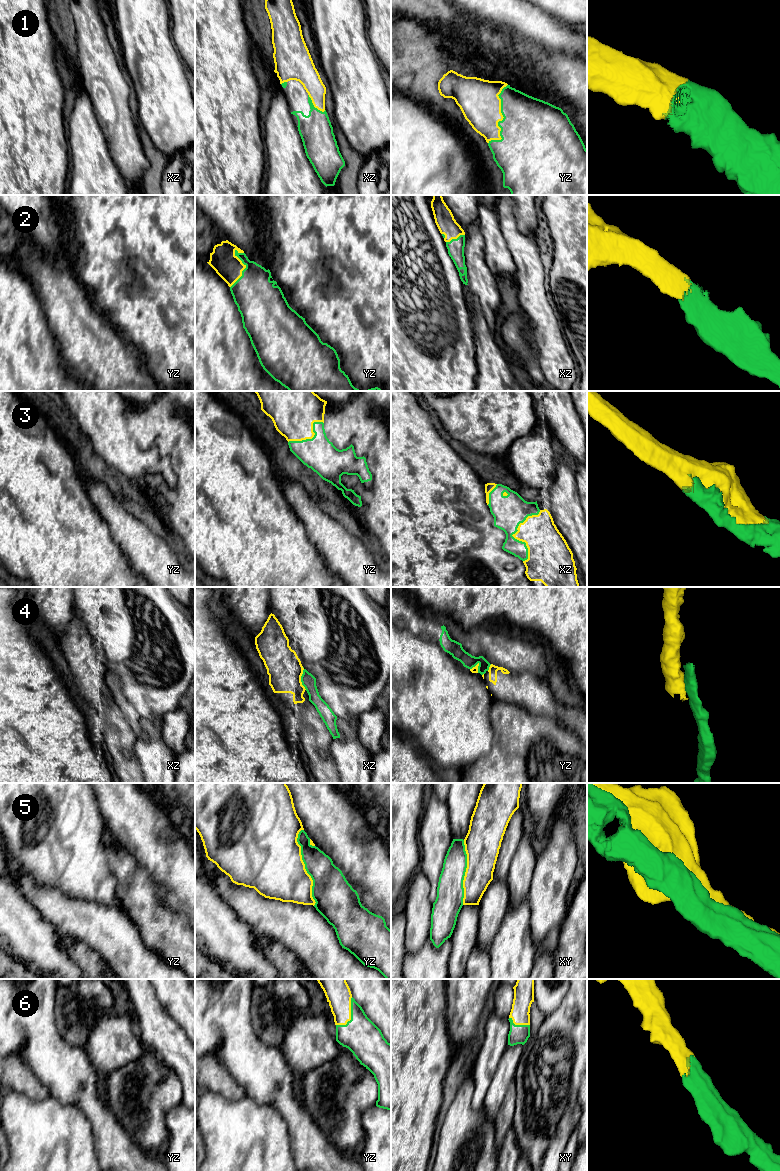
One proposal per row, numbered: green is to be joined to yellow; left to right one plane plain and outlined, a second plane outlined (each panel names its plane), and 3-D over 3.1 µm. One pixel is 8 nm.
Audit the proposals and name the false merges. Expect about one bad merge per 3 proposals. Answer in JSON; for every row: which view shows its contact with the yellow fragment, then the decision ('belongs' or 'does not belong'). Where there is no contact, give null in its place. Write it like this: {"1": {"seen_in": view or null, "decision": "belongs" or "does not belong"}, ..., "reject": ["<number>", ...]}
{"1": {"seen_in": "yz", "decision": "belongs"}, "2": {"seen_in": "yz", "decision": "belongs"}, "3": {"seen_in": "xz", "decision": "belongs"}, "4": {"seen_in": "xz", "decision": "does not belong"}, "5": {"seen_in": "yz", "decision": "does not belong"}, "6": {"seen_in": "yz", "decision": "belongs"}, "reject": ["4", "5"]}

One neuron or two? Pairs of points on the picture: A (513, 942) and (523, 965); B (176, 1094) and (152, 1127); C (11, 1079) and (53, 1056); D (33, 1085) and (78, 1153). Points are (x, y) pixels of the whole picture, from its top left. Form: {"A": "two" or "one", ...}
{"A": "one", "B": "one", "C": "two", "D": "two"}

